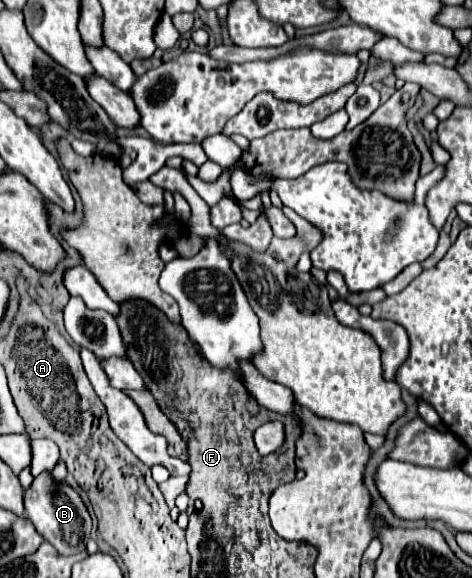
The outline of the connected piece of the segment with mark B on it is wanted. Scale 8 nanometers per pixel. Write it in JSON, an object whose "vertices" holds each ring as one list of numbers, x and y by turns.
{"vertices":[[45,471,33,479,29,489,25,489,23,503,25,503,25,517,33,521,35,529,61,555,73,555,73,553,85,551,85,545,87,545,89,533,91,533,91,515,81,499,81,495,71,485,65,483,65,487,63,487,61,483,57,483,53,479,51,471]]}

